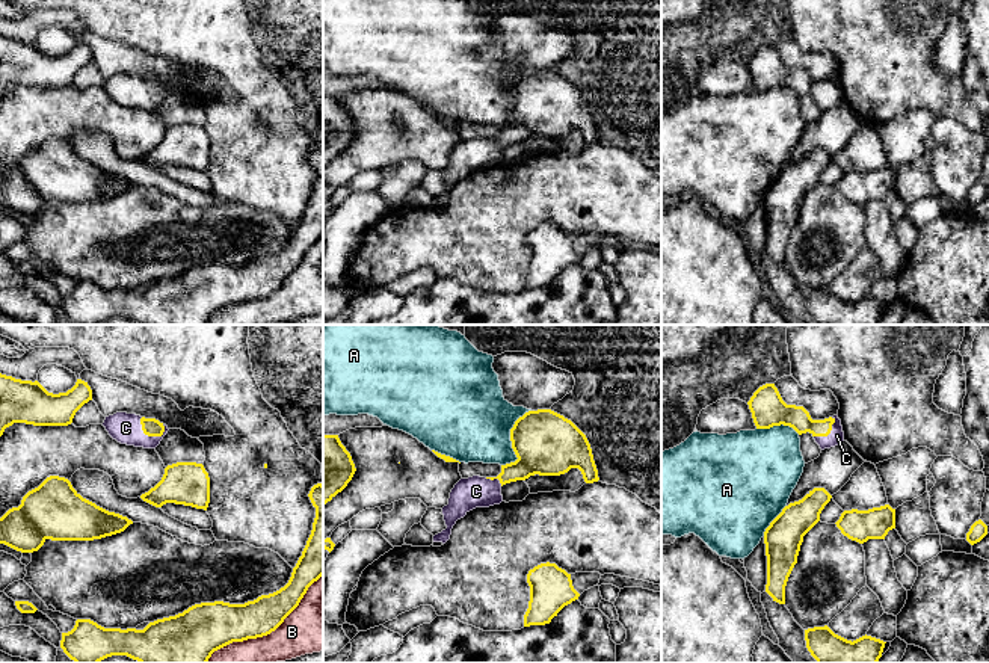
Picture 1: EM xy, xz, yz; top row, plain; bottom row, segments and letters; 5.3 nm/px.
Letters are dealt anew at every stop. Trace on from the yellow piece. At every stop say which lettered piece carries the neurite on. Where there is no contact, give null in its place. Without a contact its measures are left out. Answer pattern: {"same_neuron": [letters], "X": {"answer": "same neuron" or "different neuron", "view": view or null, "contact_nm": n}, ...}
{"same_neuron": ["C"], "A": {"answer": "different neuron", "view": "xz", "contact_nm": 340}, "B": {"answer": "different neuron", "view": "xy", "contact_nm": 800}, "C": {"answer": "same neuron", "view": "xy", "contact_nm": 160}}

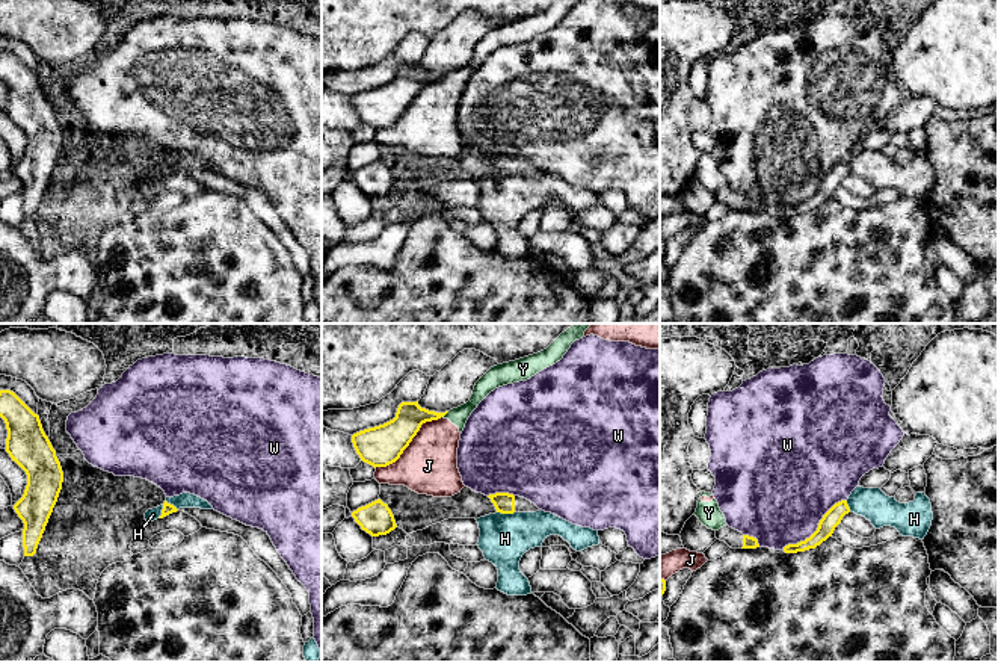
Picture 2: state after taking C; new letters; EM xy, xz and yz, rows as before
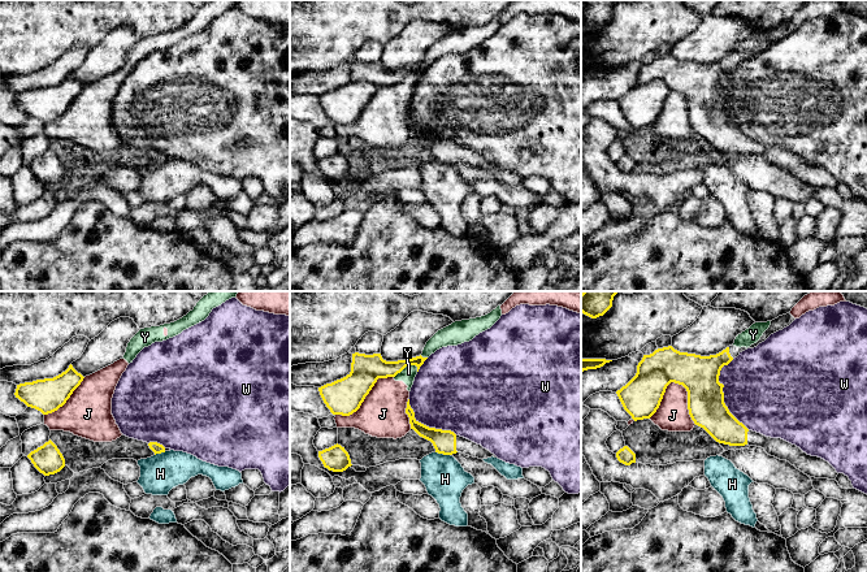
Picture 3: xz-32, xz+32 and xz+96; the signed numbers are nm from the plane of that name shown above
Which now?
{"same_neuron": [], "H": {"answer": "different neuron", "view": "xz", "contact_nm": 100}, "J": {"answer": "different neuron", "view": "xz", "contact_nm": 460}, "W": {"answer": "different neuron", "view": "yz", "contact_nm": 440}, "Y": {"answer": "different neuron", "view": "xz", "contact_nm": 50}}

